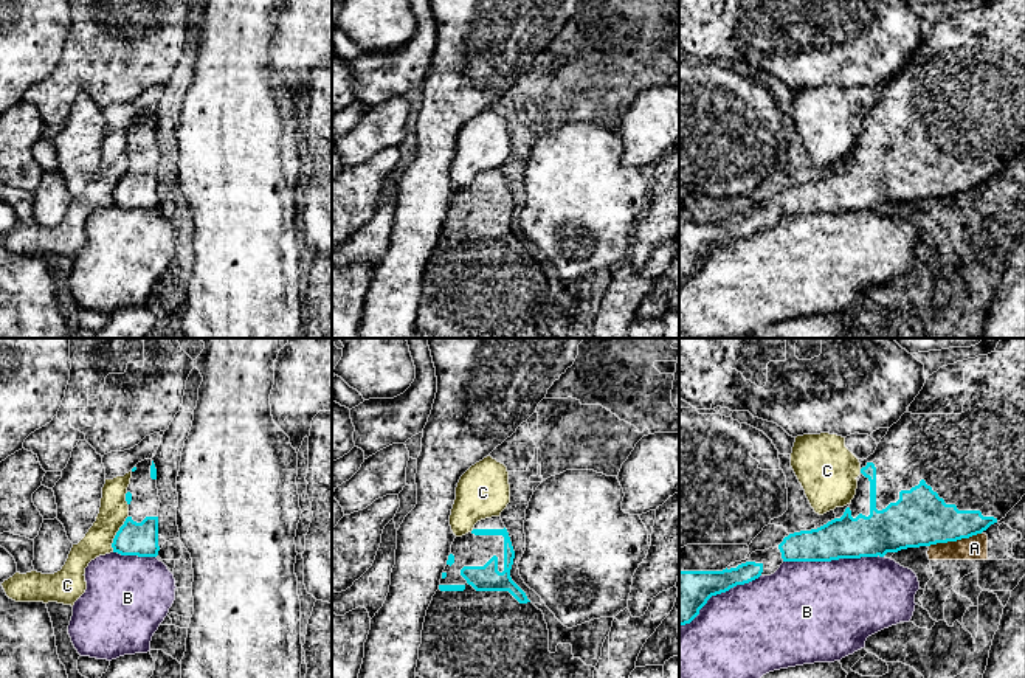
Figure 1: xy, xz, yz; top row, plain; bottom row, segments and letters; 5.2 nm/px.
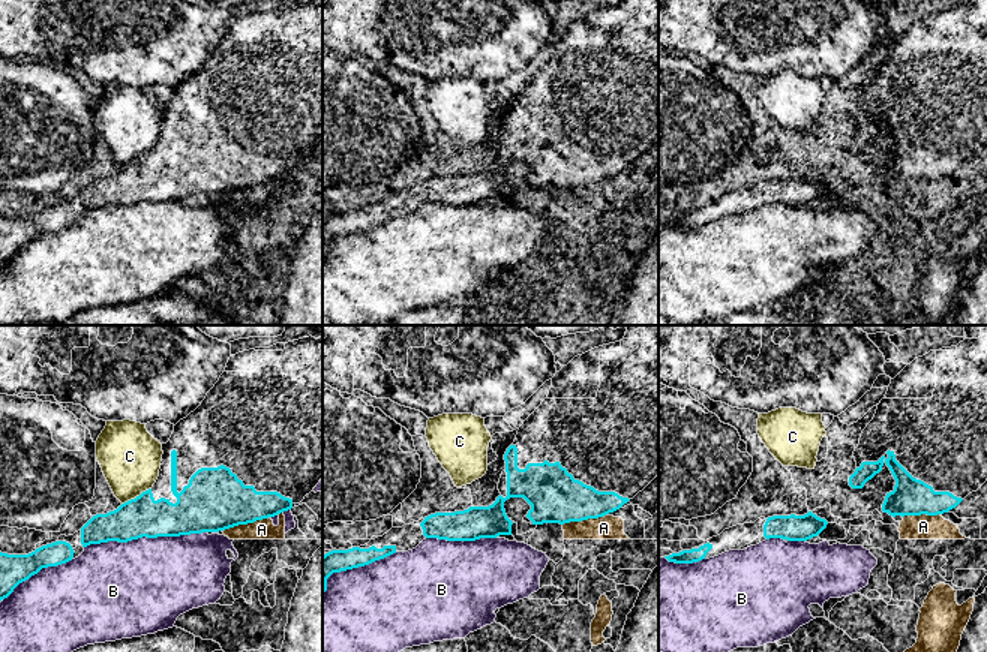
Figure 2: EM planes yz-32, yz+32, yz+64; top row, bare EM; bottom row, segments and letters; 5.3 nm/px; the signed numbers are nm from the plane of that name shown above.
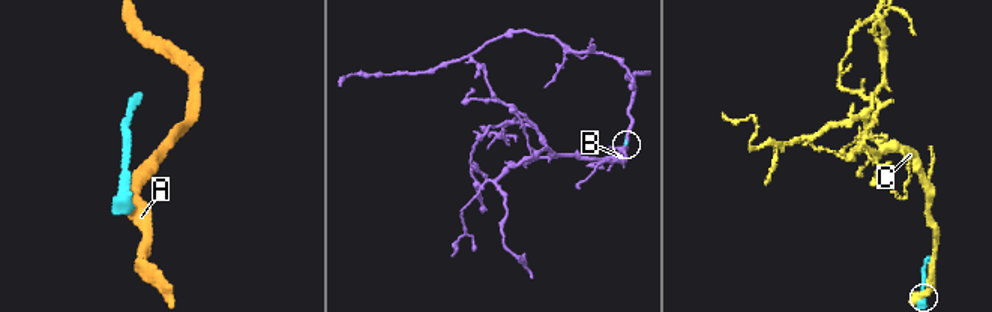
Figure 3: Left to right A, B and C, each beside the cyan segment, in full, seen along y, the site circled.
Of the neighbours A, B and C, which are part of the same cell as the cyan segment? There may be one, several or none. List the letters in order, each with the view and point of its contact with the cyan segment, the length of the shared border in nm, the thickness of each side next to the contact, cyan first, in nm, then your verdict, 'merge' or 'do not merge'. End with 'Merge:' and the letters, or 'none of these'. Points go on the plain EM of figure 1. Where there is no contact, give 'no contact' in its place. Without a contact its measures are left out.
A: yz (954, 193) | 280 nm | 300/130 nm | do not merge
B: yz (833, 211) | 500 nm | 220/480 nm | do not merge
C: xy (117, 186) | 200 nm | 180/150 nm | do not merge
Merge: none of these

